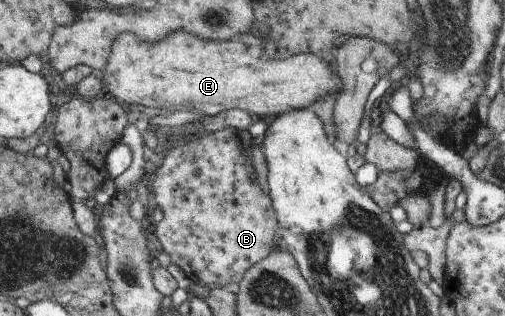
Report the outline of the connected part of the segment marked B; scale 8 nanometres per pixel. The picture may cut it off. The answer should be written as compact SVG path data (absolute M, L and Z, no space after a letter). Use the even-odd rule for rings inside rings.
M228 127L228 129L220 129L220 131L210 133L203 128L199 130L195 136L189 139L183 138L186 142L185 145L171 149L163 160L162 165L157 168L154 173L153 194L156 202L163 211L164 217L160 223L155 223L153 232L161 245L165 247L164 250L169 255L171 261L177 264L190 280L201 281L202 283L206 283L206 285L214 283L214 285L224 287L228 285L228 283L240 283L242 278L245 277L246 271L253 268L258 262L266 259L268 255L272 255L272 251L274 251L276 247L280 247L280 245L284 246L279 221L273 209L271 195L268 195L268 193L260 187L260 183L256 183L256 171L254 171L254 167L250 165L250 159L242 153L238 130L239 129Z

